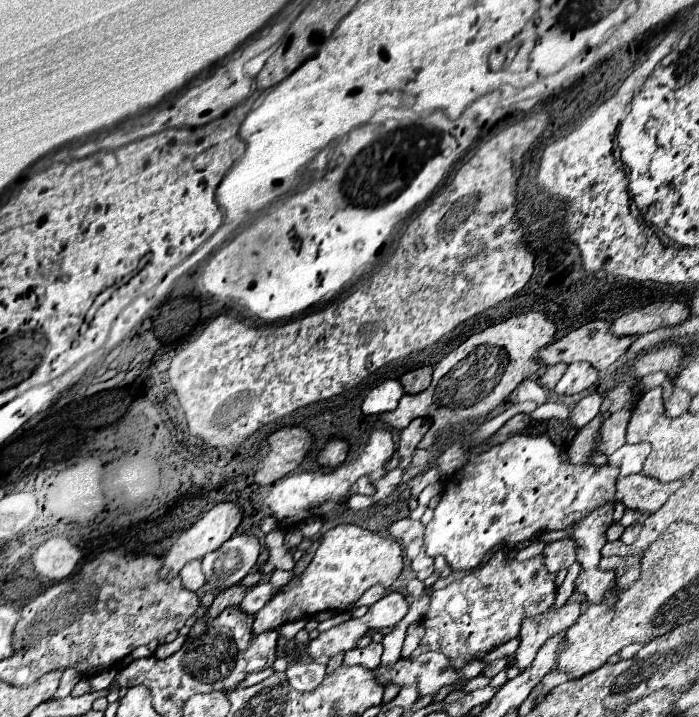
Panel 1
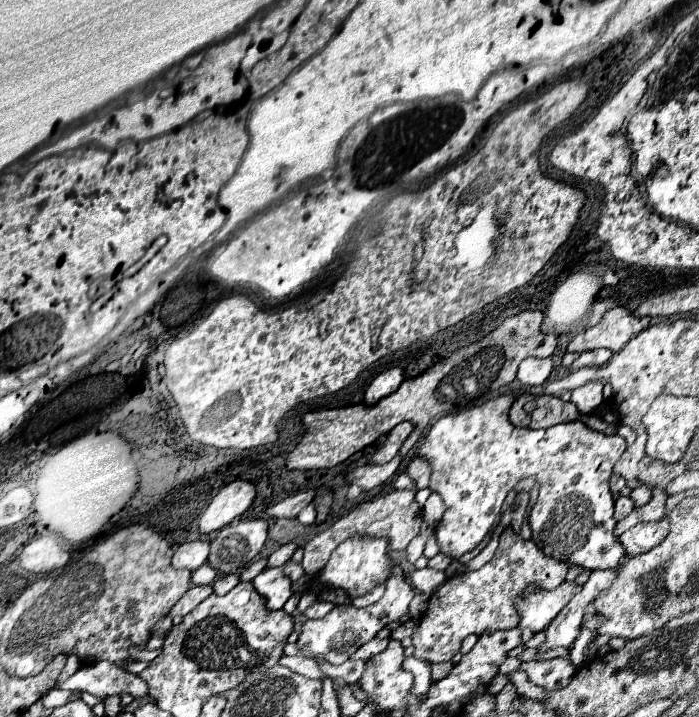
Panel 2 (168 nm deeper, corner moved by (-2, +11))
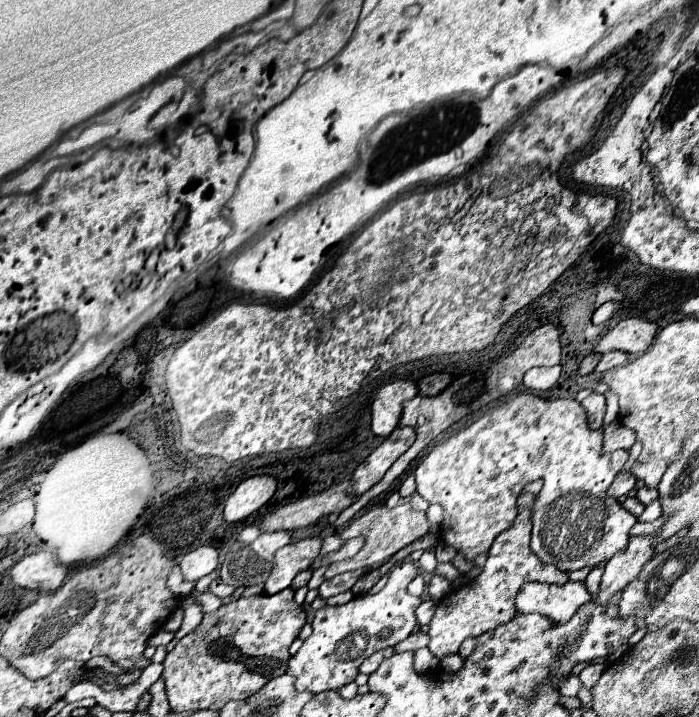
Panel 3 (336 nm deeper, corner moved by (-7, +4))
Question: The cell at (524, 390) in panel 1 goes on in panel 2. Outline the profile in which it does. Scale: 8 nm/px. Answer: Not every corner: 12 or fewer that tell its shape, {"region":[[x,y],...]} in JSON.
{"region":[[525,358],[517,378],[539,386],[549,378],[551,358]]}

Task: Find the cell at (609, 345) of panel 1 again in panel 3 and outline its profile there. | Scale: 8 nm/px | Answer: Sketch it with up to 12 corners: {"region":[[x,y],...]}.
{"region":[[642,317],[624,319],[596,343],[594,351],[620,349],[640,355],[658,325]]}

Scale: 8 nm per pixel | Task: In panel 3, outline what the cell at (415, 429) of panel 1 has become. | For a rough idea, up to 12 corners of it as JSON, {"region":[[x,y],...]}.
{"region":[[398,427],[352,473],[348,495],[376,485],[416,439]]}

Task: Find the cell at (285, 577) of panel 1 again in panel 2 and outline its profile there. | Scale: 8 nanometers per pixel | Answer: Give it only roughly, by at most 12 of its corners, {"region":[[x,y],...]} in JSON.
{"region":[[288,560],[284,565],[284,573],[292,582],[305,575],[300,563]]}

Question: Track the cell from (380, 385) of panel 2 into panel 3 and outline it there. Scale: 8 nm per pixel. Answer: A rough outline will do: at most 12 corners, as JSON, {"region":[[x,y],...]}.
{"region":[[412,381],[384,385],[372,403],[372,431],[388,437],[404,401],[416,397]]}

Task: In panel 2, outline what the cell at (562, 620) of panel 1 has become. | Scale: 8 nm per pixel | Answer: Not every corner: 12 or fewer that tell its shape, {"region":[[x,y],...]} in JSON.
{"region":[[575,582],[519,596],[519,628],[533,634],[579,592]]}

